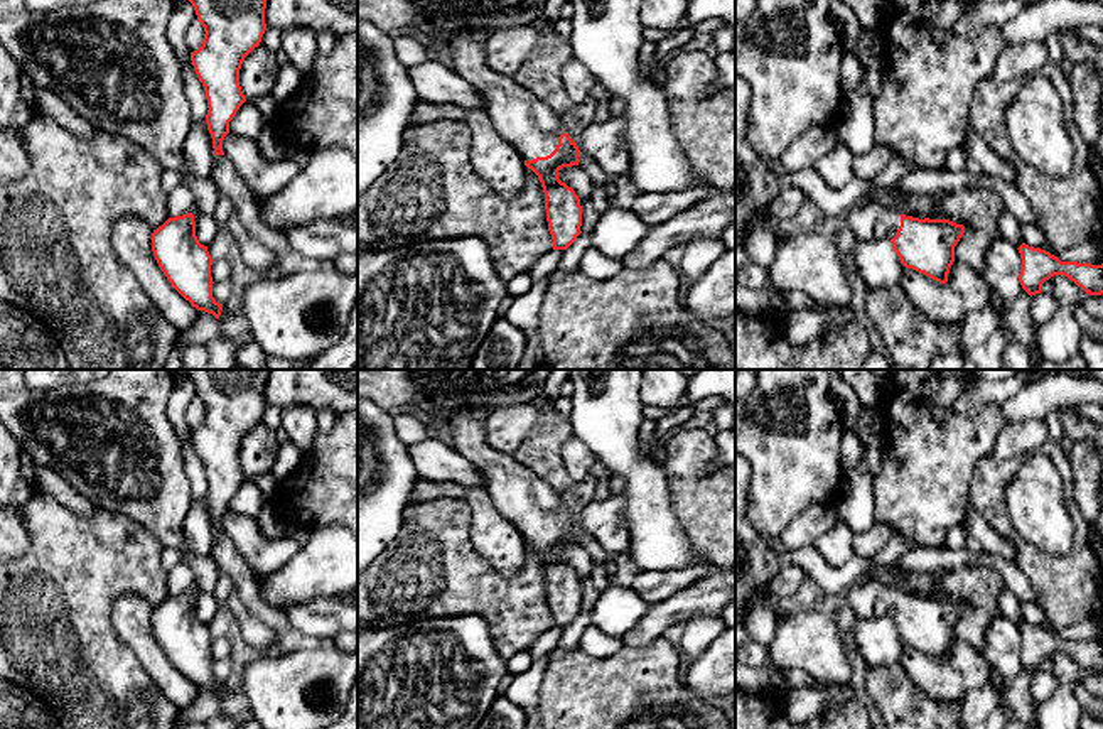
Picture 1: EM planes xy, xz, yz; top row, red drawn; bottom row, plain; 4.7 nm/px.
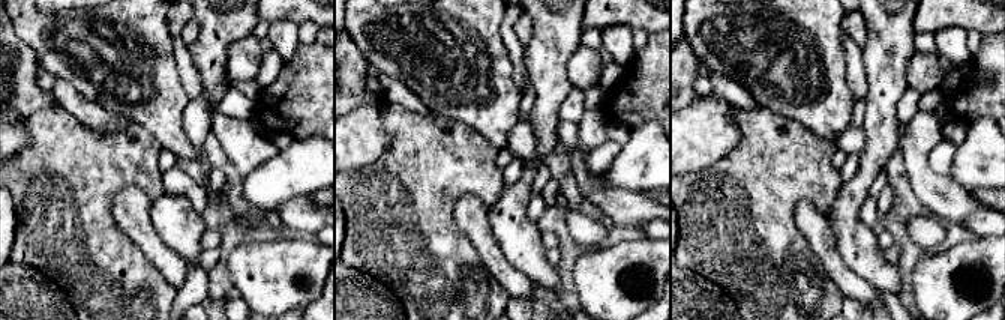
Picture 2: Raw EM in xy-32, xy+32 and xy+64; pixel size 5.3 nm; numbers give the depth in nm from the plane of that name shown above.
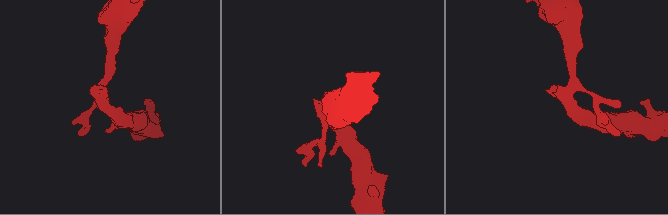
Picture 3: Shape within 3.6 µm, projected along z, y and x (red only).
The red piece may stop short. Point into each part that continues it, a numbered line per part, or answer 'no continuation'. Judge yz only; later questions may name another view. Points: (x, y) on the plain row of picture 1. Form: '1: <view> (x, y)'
1: yz (871, 599)

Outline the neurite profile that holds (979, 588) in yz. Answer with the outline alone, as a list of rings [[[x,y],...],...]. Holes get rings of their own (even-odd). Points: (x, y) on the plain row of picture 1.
[[[961,565],[933,574],[934,589],[928,596],[950,597],[965,604],[955,624],[955,638],[980,651],[987,628],[1002,616],[998,608],[998,596],[1005,589],[1002,575],[982,565]]]

